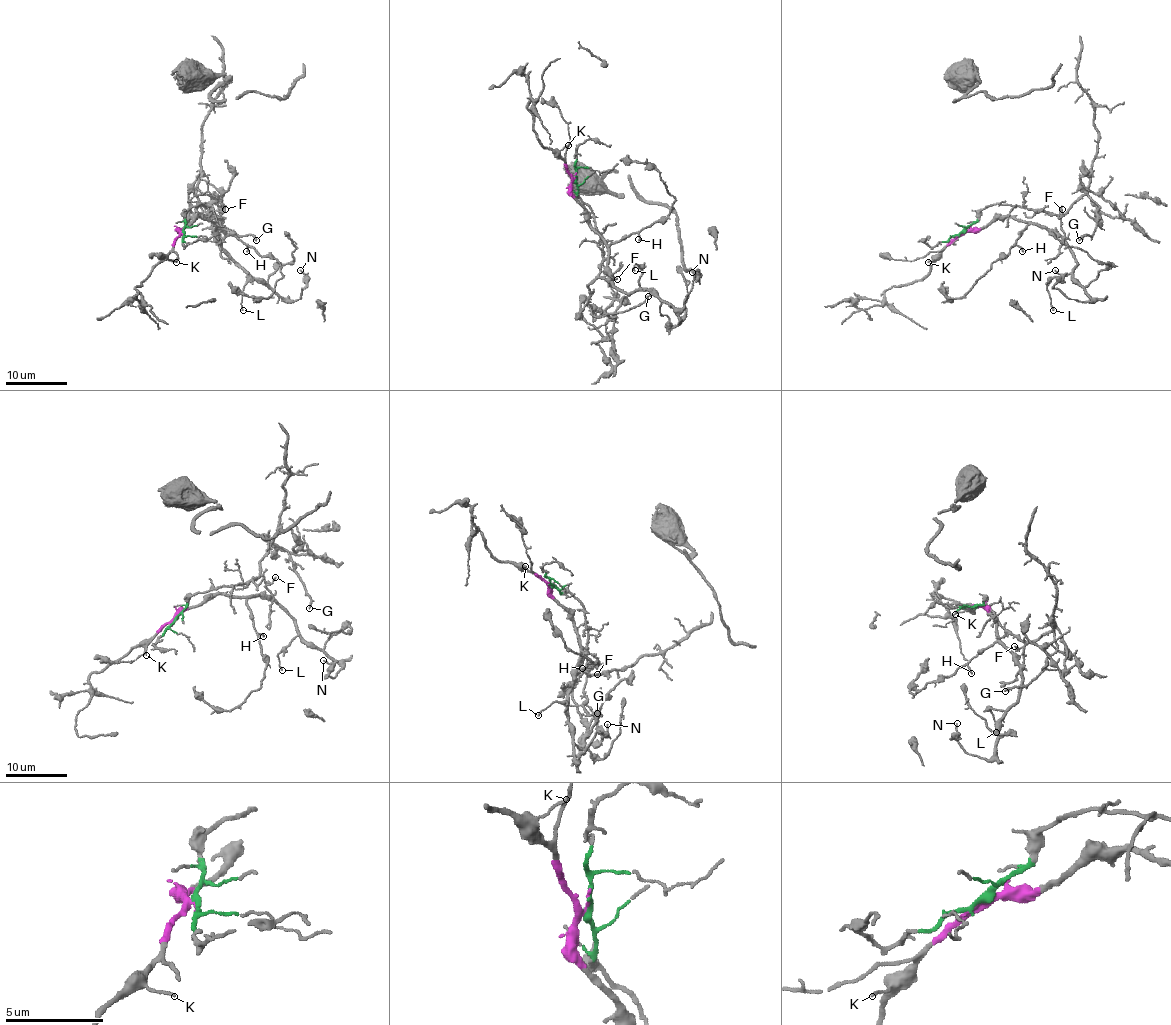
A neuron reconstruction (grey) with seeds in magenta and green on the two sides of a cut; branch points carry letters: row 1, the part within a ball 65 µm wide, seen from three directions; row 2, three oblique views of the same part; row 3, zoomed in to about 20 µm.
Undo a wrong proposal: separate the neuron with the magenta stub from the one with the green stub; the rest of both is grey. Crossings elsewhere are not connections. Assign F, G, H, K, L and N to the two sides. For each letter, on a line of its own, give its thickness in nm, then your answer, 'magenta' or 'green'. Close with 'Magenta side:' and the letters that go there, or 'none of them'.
F: 130 nm | green
G: 190 nm | green
H: 140 nm | magenta
K: 100 nm | magenta
L: 130 nm | magenta
N: 130 nm | magenta
Magenta side: H, K, L, N

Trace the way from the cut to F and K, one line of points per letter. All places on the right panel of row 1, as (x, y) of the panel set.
F: (961, 233), (976, 219), (978, 213), (993, 204), (1044, 210), (1060, 218), (1061, 208)
K: (961, 233), (927, 262)

